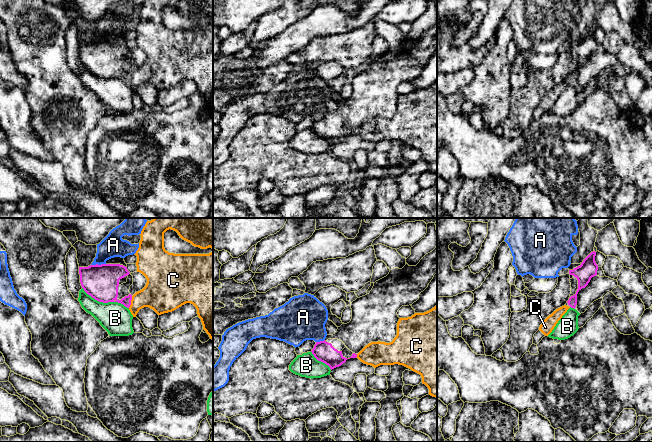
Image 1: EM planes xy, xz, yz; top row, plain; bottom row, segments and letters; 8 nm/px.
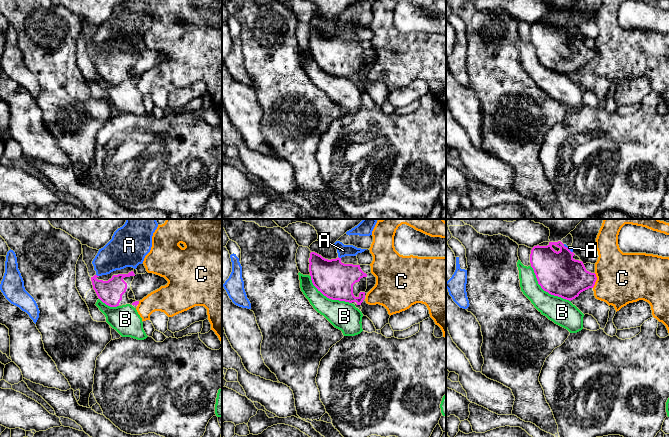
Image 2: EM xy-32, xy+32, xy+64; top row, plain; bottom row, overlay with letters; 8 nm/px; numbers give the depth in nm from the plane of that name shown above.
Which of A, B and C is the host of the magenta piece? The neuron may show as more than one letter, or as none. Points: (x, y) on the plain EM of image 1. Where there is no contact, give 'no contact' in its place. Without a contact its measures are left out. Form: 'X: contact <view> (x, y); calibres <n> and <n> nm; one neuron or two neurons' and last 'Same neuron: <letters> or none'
A: contact xy (97, 40); calibres 280 and 180 nm; two neurons
B: contact xy (105, 78); calibres 280 and 240 nm; two neurons
C: contact xy (130, 78); calibres 240 and 280 nm; two neurons
Same neuron: none

